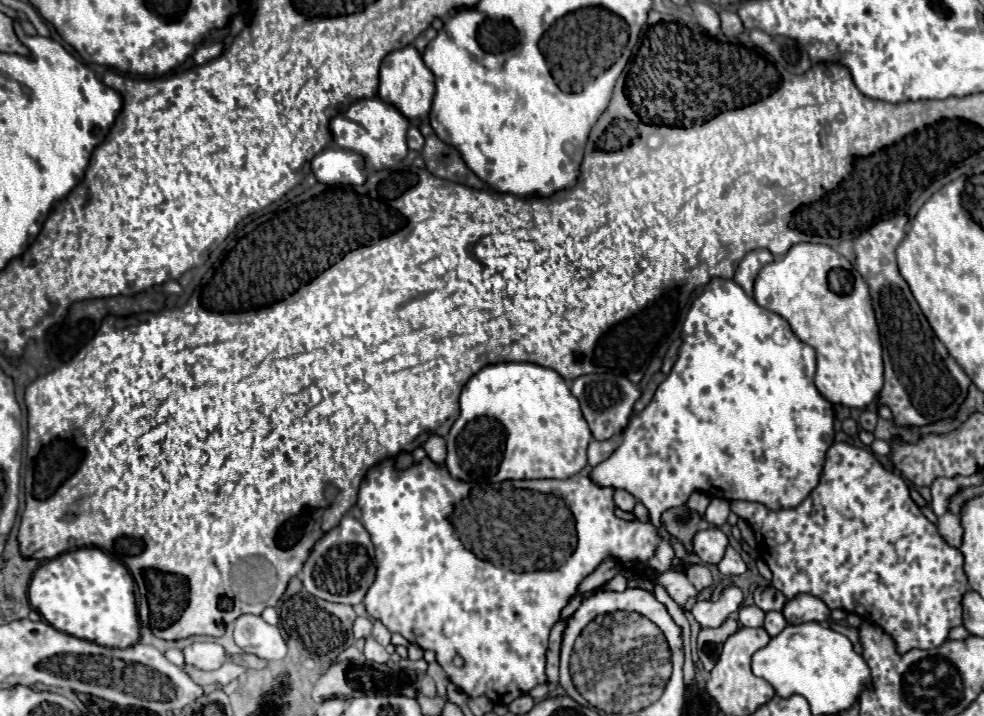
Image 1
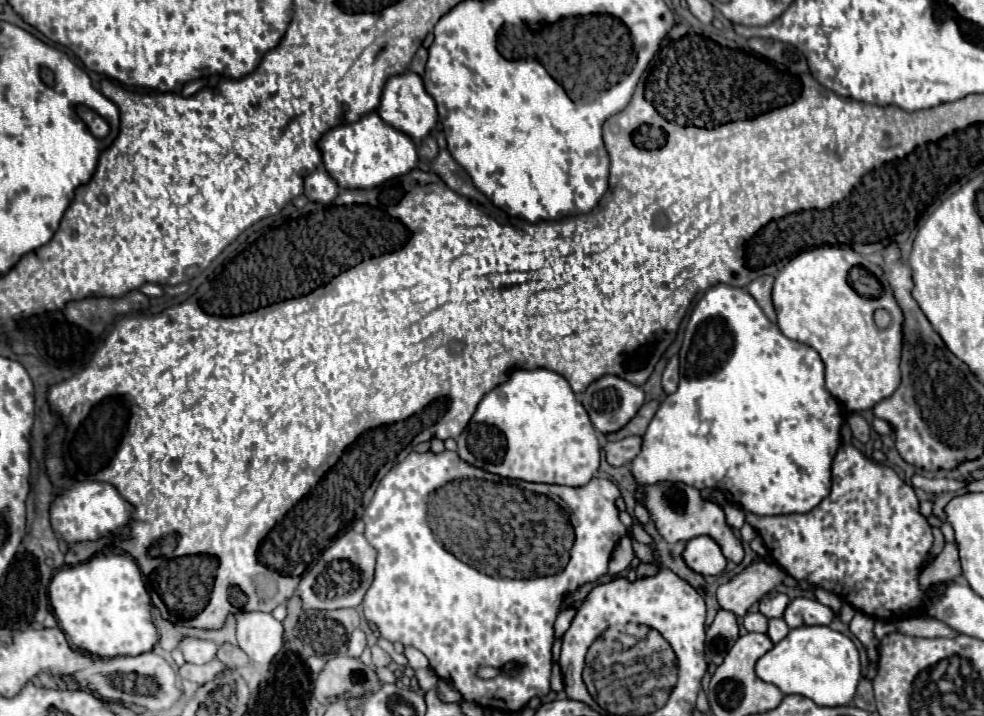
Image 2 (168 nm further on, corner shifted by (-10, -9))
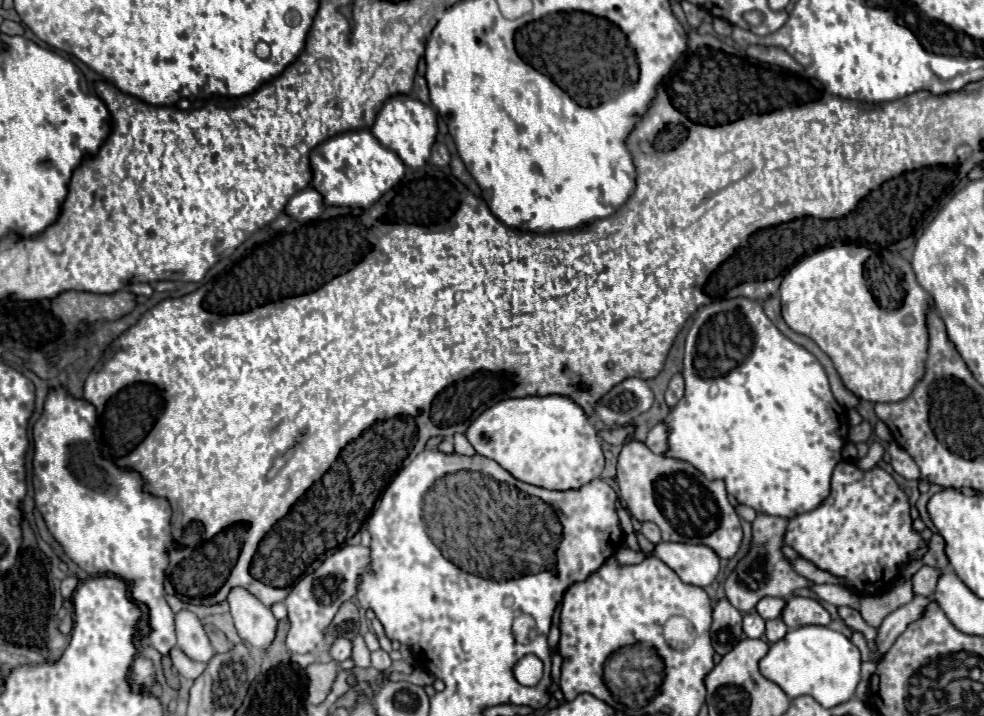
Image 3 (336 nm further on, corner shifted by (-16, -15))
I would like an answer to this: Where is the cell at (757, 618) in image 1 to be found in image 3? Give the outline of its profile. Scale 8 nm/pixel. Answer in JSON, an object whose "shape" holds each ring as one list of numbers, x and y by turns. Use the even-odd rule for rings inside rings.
{"shape":[[748,612,744,616,744,632,748,638,762,638,764,636,764,620,756,612]]}

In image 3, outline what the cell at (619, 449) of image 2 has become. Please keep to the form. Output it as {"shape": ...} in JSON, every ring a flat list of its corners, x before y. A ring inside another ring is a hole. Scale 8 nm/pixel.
{"shape":[[660,422,656,424,646,438,646,446,654,452,654,454,664,454,668,452,668,424]]}

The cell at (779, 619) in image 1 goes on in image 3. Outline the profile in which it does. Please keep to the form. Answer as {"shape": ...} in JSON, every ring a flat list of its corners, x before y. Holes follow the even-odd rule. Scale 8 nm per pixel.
{"shape":[[780,618,766,622,766,638,768,638,770,644,774,644,780,638,784,638,786,632,788,632,788,628,786,628,786,624]]}

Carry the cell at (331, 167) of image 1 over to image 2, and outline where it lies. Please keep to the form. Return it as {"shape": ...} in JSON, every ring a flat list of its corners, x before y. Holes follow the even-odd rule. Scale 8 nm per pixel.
{"shape":[[318,168,318,170,314,170,314,174,306,176,306,190,304,192,310,200,326,204,326,202,332,202,340,190,342,188,338,186,338,182,322,168]]}

